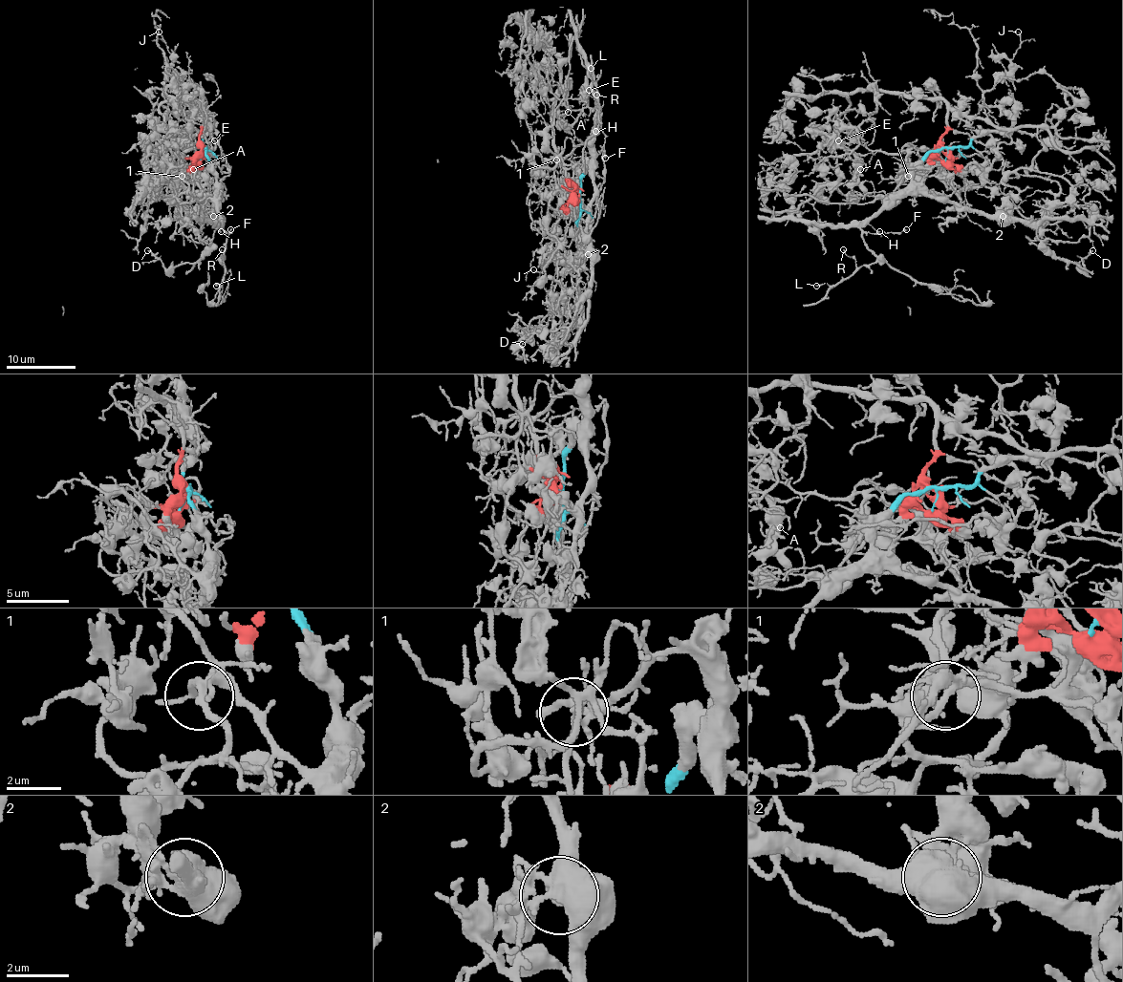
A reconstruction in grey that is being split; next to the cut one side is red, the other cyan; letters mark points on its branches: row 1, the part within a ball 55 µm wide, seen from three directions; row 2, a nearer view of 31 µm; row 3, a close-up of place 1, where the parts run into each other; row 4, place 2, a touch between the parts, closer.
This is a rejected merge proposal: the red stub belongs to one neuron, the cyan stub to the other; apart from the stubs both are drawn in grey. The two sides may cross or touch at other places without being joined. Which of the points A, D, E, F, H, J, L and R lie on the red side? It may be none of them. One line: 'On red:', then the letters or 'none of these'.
On red: A, E, J

